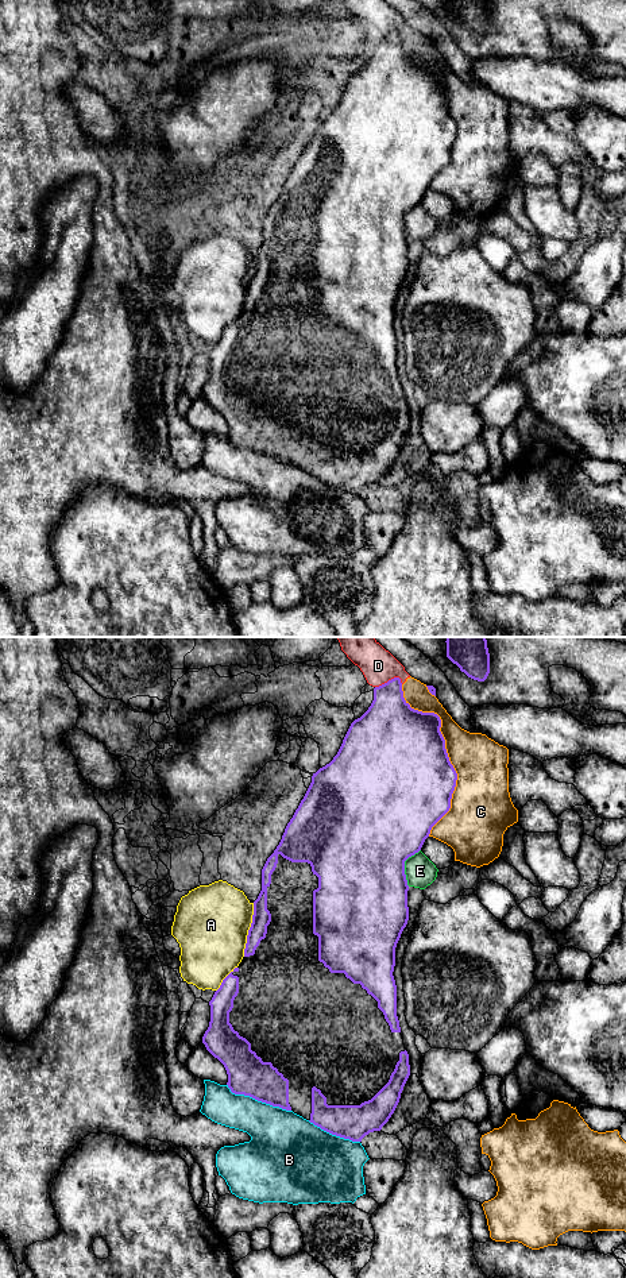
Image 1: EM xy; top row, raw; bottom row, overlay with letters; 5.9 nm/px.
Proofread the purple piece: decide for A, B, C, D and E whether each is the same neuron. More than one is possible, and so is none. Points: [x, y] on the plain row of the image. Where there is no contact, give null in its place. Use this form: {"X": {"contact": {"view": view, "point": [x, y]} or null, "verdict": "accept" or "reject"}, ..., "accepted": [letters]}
{"A": {"contact": {"view": "xy", "point": [248, 282]}, "verdict": "reject"}, "B": {"contact": {"view": "xy", "point": [258, 452]}, "verdict": "reject"}, "C": {"contact": {"view": "xy", "point": [445, 104]}, "verdict": "reject"}, "D": {"contact": {"view": "xy", "point": [389, 33]}, "verdict": "reject"}, "E": {"contact": {"view": "xy", "point": [404, 219]}, "verdict": "reject"}, "accepted": []}

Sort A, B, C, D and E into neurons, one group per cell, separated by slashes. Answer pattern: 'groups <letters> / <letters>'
groups A / B / C D / E

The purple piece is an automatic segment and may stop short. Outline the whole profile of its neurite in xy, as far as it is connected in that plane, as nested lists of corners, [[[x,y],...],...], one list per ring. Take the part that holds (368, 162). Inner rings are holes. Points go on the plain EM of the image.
[[[394,30],[374,40],[368,62],[355,72],[333,112],[312,128],[312,135],[287,175],[282,192],[262,221],[262,243],[254,254],[252,275],[248,282],[244,309],[215,344],[209,379],[202,389],[206,402],[217,410],[228,426],[228,440],[235,447],[279,459],[309,472],[321,482],[352,494],[380,483],[394,466],[403,439],[410,428],[409,406],[401,387],[397,368],[397,337],[393,328],[395,300],[409,273],[407,232],[405,213],[418,205],[432,179],[449,163],[457,126],[449,113],[445,92],[440,84],[441,72],[434,65],[410,59],[403,50],[402,35]]]

